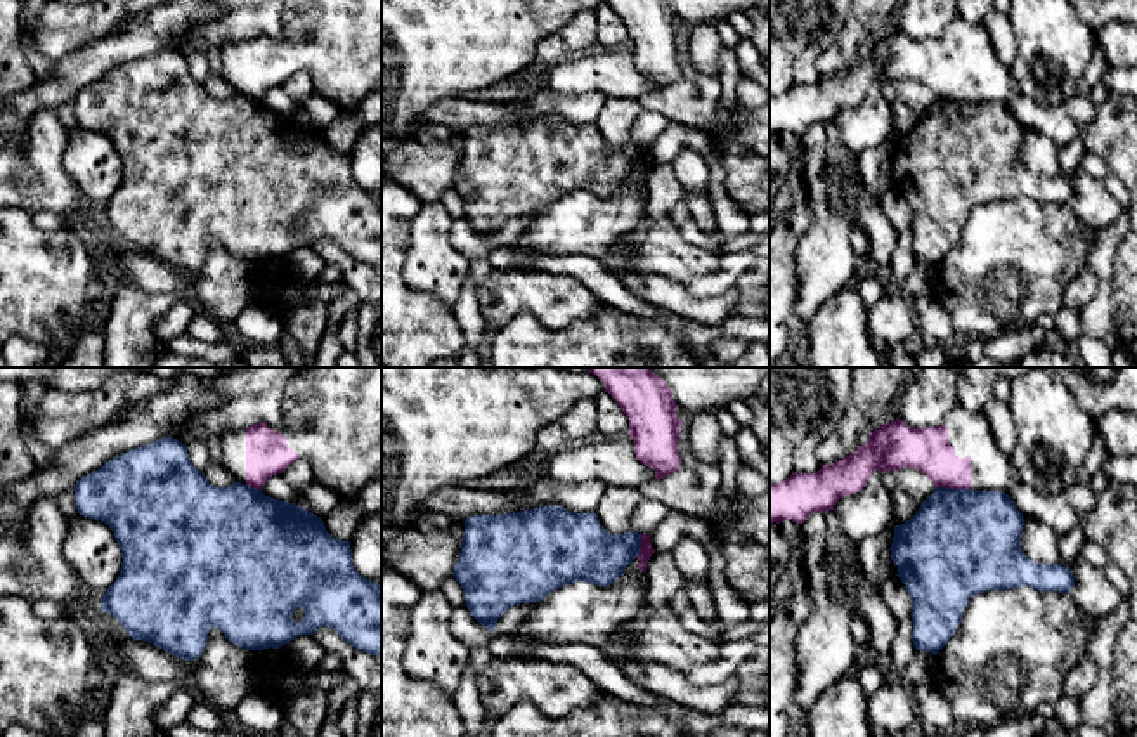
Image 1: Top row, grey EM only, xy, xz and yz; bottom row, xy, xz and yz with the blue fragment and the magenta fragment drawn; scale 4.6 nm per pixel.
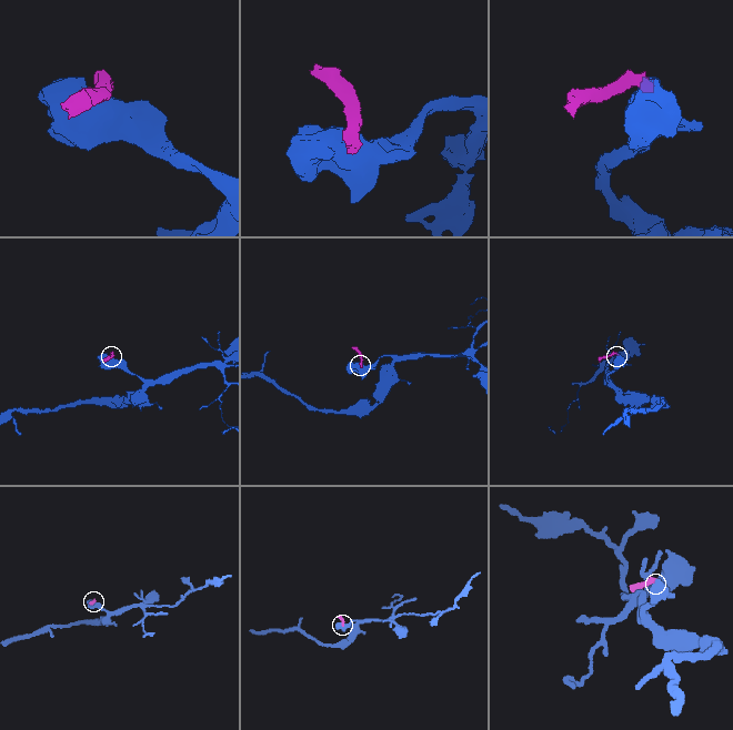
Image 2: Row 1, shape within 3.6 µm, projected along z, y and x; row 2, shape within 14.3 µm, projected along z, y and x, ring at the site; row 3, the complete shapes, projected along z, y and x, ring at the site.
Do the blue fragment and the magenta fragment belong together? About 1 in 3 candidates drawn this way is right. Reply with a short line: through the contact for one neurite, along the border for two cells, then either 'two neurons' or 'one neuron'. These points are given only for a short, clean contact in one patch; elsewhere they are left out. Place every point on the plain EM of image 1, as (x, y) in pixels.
two neurons

